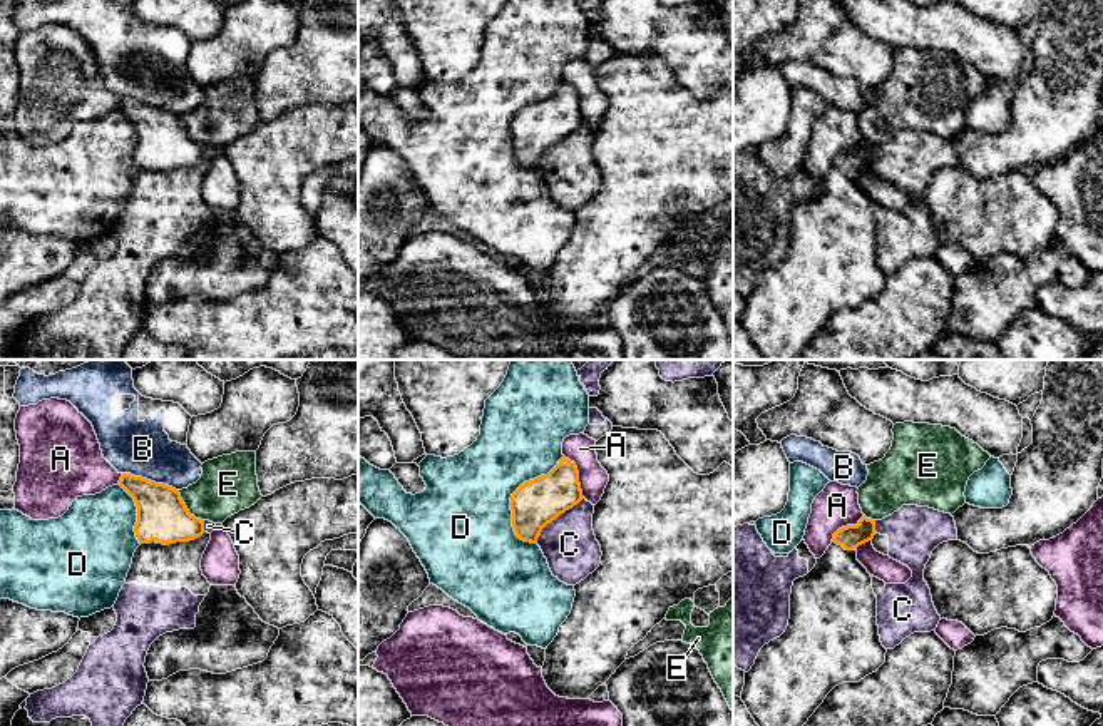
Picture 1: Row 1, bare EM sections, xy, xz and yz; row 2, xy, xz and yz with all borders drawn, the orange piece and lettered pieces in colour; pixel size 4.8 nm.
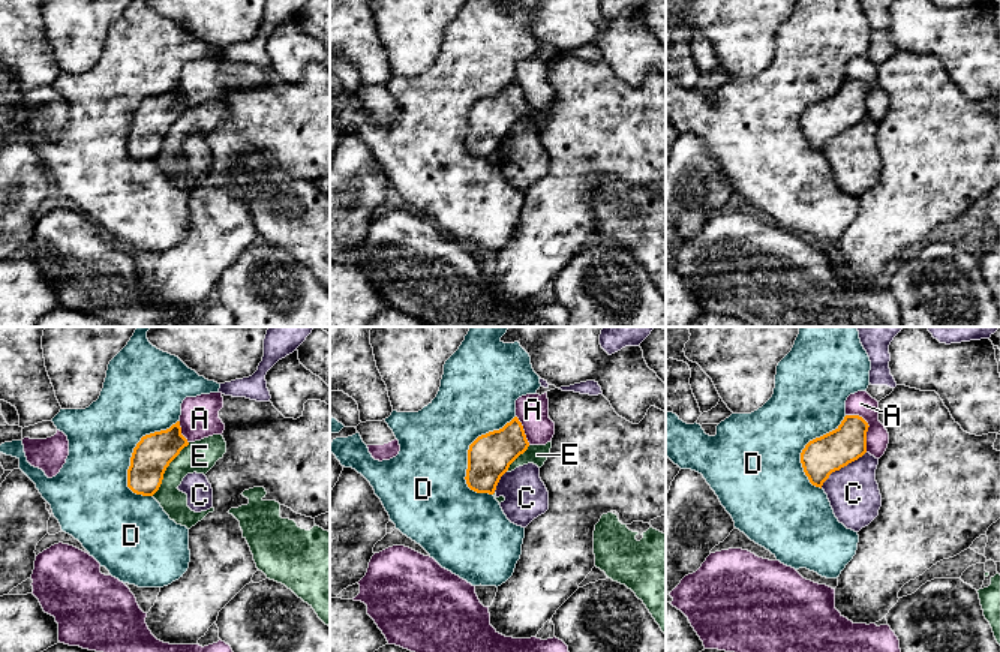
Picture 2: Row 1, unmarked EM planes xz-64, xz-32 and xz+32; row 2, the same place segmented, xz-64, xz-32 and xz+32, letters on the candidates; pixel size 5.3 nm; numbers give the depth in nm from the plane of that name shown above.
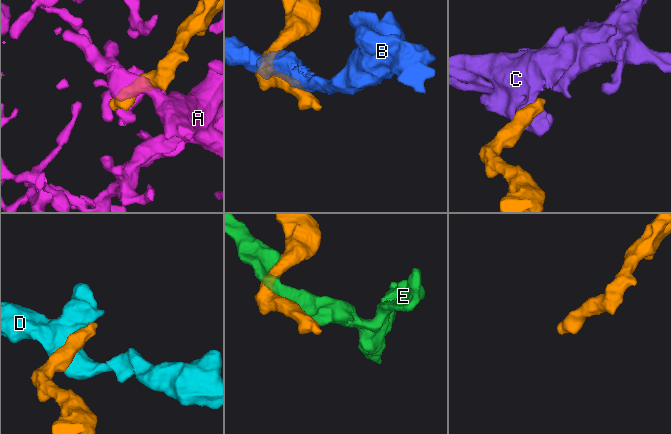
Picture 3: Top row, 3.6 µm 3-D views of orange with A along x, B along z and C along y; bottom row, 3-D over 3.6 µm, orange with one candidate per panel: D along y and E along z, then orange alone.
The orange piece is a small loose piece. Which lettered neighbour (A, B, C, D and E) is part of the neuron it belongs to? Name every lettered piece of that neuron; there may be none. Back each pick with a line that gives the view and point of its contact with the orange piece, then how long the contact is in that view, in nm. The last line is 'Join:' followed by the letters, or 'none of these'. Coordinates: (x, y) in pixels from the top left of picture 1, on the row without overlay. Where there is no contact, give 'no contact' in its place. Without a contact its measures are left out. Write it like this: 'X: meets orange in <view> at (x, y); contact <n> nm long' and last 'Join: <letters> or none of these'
Join: none of these

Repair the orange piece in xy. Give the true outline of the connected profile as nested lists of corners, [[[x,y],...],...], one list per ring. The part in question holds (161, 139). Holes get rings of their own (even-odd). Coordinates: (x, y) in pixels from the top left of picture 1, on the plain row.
[[[122,99],[119,110],[134,124],[137,132],[137,147],[134,151],[139,169],[157,169],[169,171],[176,167],[189,167],[204,159],[204,146],[196,144],[189,139],[186,129],[181,124],[179,115],[156,109],[142,102]]]

